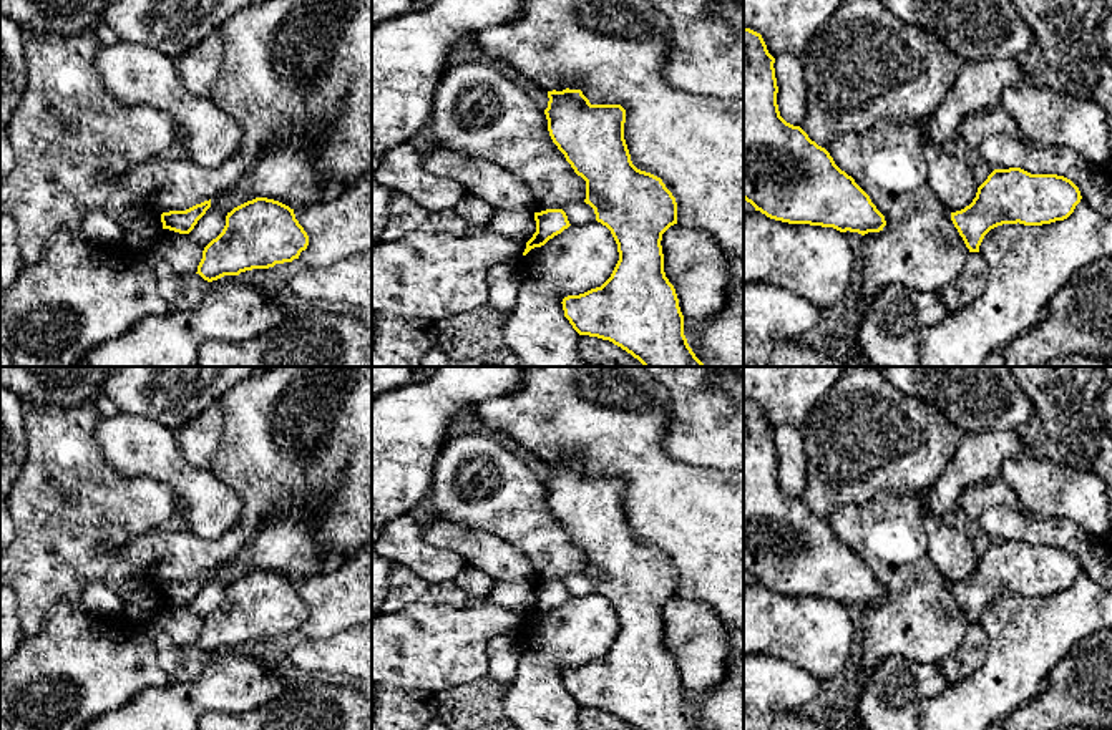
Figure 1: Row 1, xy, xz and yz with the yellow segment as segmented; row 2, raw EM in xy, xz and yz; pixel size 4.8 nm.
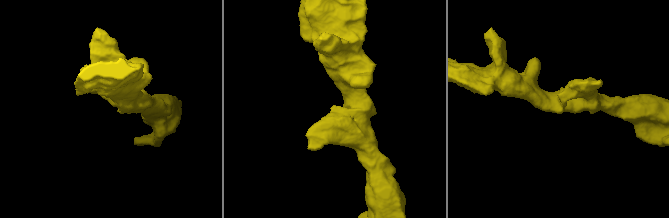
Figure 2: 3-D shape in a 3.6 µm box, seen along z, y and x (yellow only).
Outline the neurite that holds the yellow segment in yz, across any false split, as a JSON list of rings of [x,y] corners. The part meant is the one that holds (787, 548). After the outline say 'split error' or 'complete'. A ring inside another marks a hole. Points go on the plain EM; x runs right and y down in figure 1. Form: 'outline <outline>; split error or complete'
outline [[[744,400],[744,571],[770,591],[833,599],[840,604],[880,604],[885,587],[870,567],[841,543],[830,524],[787,494],[777,476],[775,430],[760,405]]]; complete

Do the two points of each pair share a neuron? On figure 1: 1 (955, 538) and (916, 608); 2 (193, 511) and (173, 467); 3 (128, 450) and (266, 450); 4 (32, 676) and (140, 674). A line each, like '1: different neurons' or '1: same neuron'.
1: different neurons
2: same neuron
3: different neurons
4: same neuron

